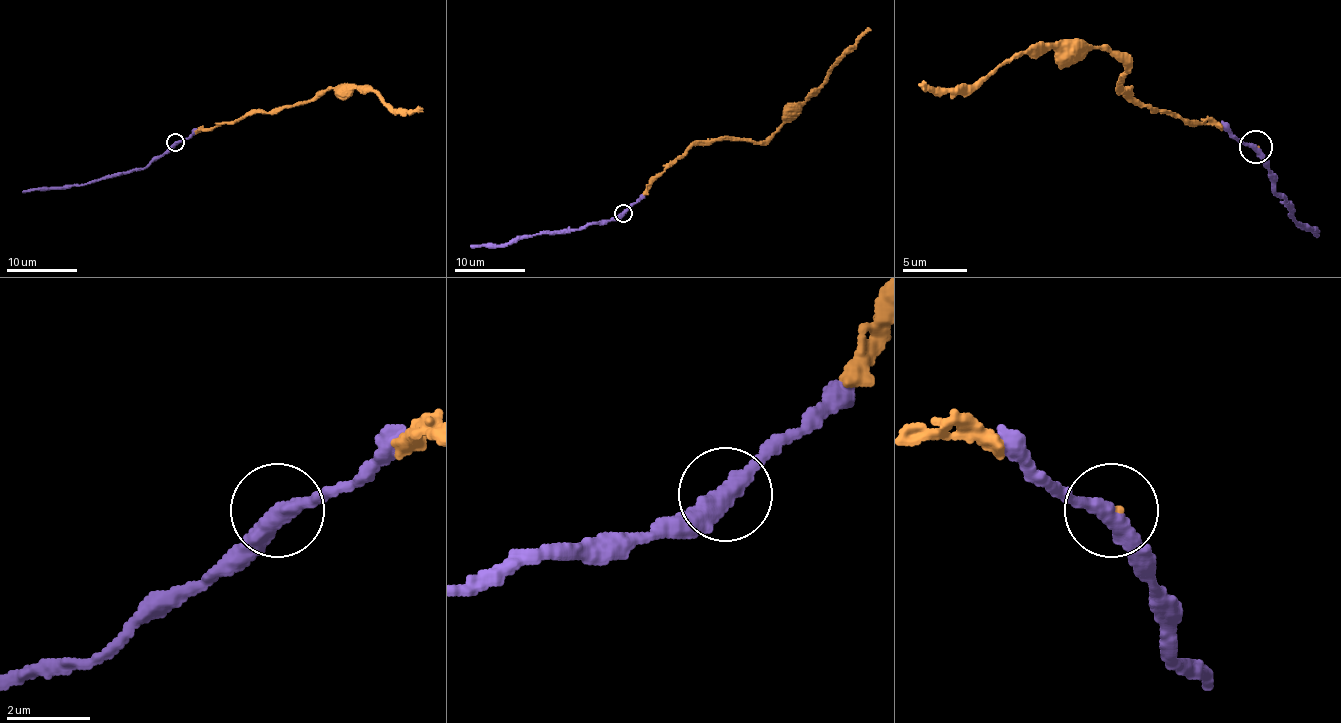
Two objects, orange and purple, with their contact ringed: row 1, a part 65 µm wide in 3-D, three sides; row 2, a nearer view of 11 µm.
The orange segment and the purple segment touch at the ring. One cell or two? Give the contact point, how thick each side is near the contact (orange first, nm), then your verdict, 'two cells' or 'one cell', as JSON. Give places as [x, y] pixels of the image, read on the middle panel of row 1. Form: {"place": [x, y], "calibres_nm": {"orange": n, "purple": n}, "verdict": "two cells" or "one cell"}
{"place": [623, 213], "calibres_nm": {"orange": 100, "purple": 360}, "verdict": "one cell"}

